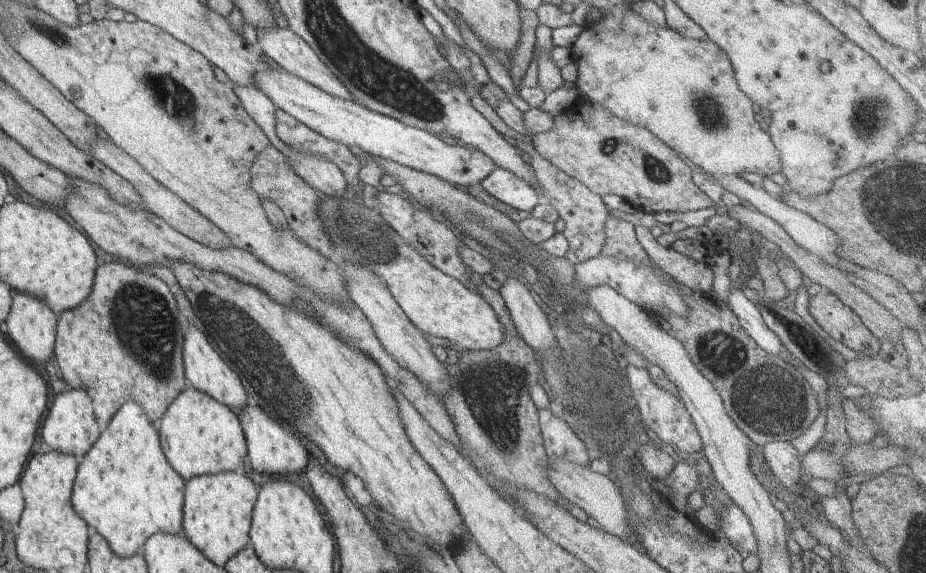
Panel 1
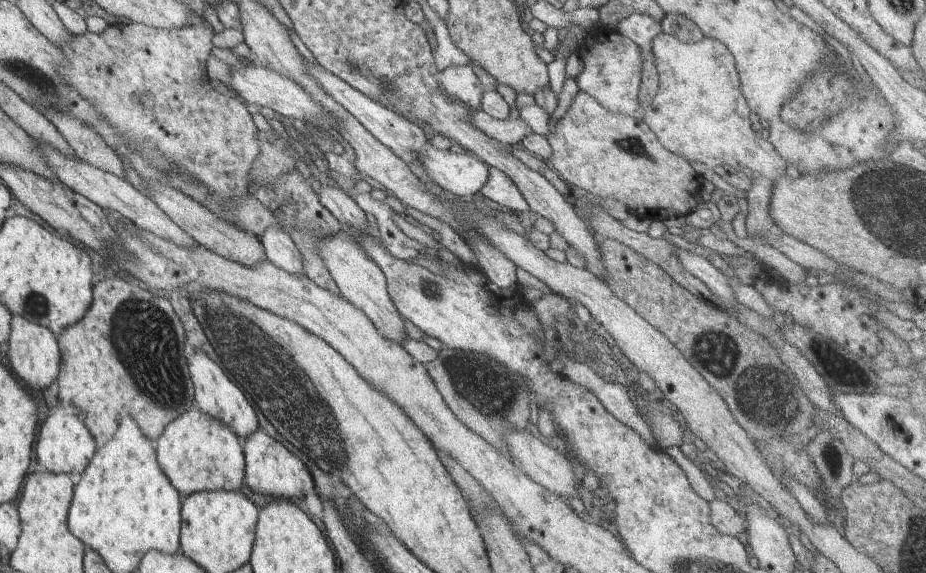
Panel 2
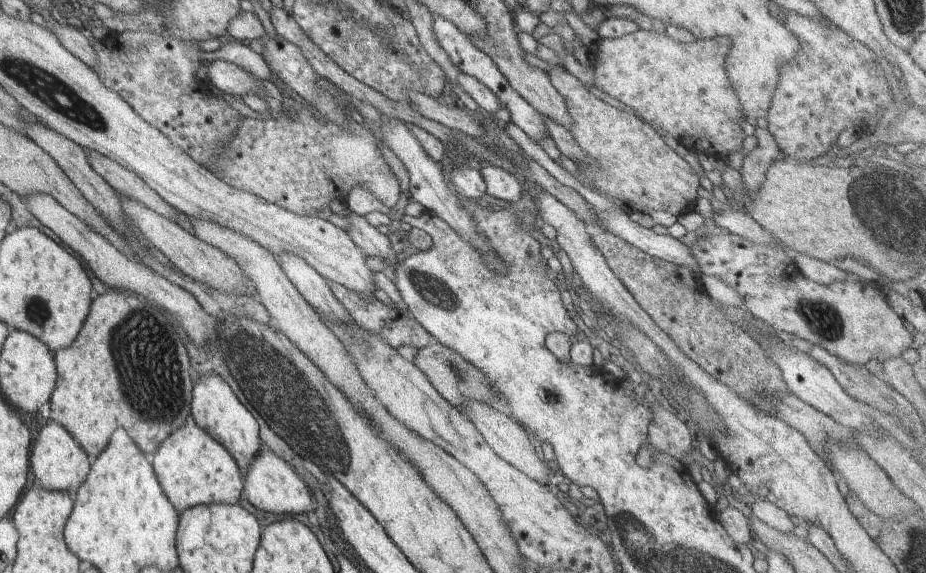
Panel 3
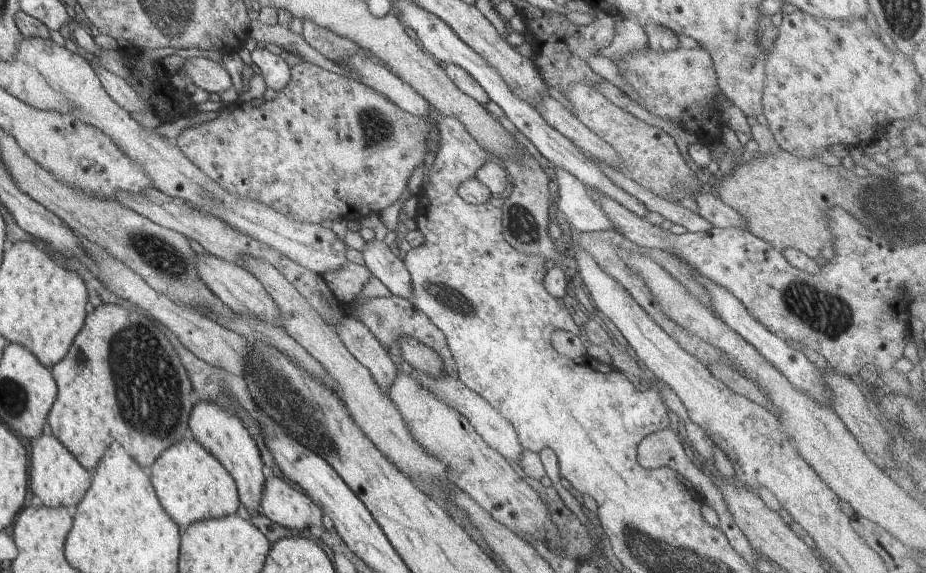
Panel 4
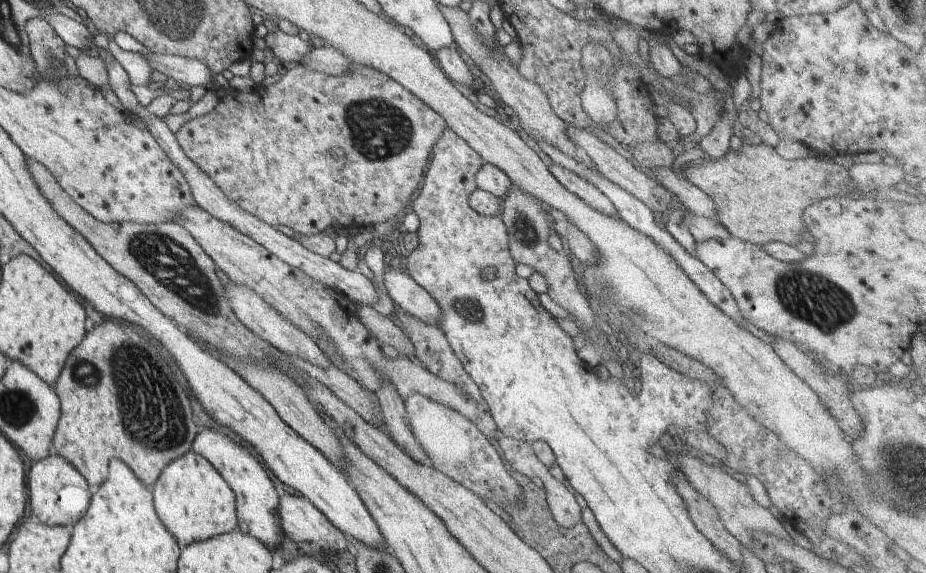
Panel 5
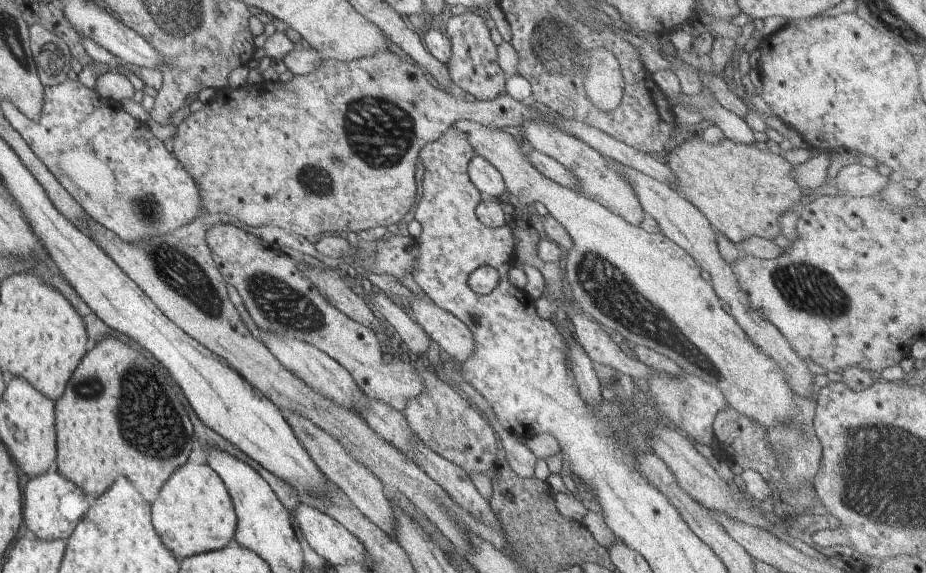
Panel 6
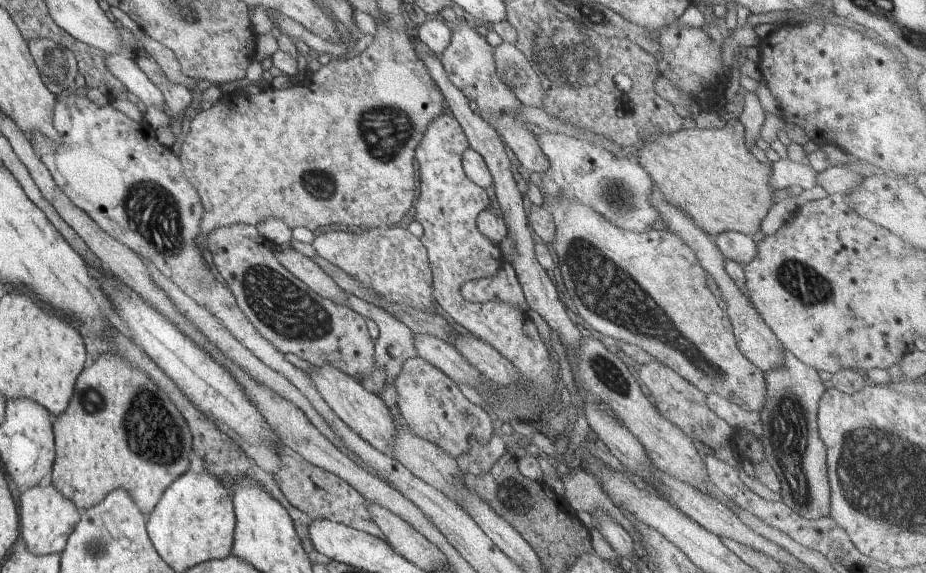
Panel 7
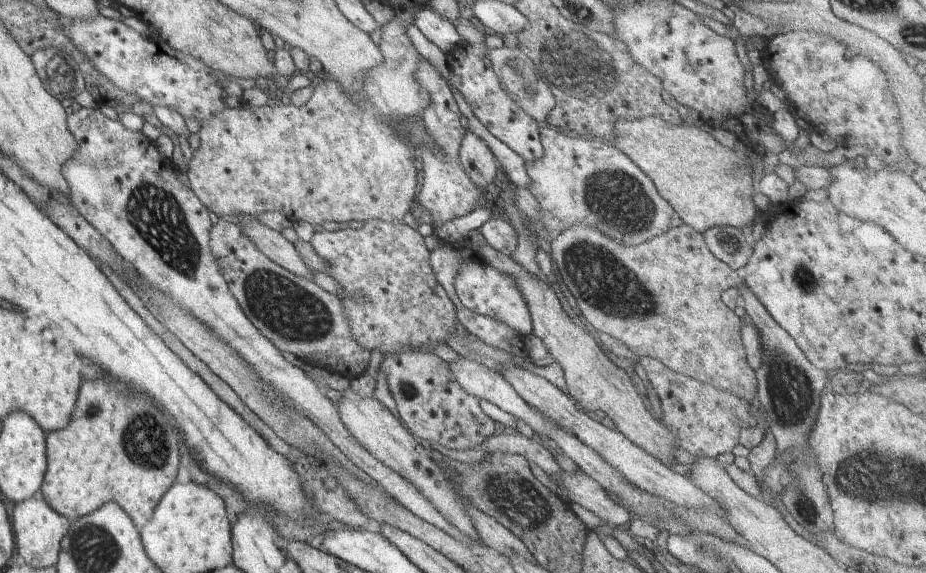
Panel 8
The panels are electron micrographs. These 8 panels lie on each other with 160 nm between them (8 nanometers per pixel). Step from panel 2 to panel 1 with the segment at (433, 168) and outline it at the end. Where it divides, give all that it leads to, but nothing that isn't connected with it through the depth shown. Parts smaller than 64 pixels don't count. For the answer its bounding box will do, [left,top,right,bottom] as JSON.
[253,68,497,189]

